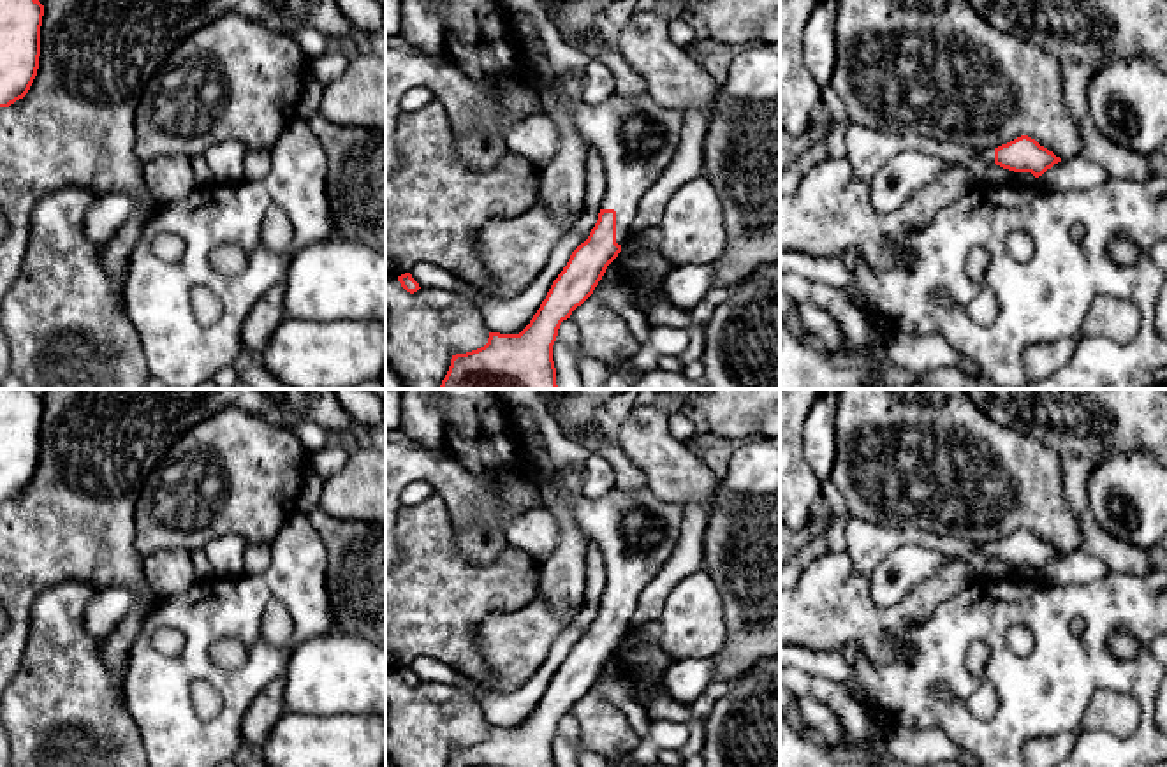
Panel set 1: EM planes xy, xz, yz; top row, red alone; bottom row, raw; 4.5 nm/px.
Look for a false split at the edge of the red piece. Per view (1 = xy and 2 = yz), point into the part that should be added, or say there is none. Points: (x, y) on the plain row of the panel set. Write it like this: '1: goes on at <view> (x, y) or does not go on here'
1: does not go on here
2: goes on at yz (988, 549)

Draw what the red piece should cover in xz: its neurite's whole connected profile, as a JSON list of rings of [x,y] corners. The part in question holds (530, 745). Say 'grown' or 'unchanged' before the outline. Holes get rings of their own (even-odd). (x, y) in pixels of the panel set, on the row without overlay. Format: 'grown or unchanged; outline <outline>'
grown; outline [[[614,486],[598,500],[581,494],[572,500],[572,508],[579,528],[598,544],[604,556],[607,579],[598,614],[588,633],[572,646],[530,718],[519,728],[489,727],[484,741],[452,749],[447,767],[556,767],[553,739],[561,716],[593,688],[607,660],[621,646],[637,610],[639,595],[671,558],[685,515],[683,507],[657,498],[648,487],[621,491]]]

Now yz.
grown; outline [[[1021,530],[998,542],[977,545],[986,559],[996,558],[1014,566],[1031,566],[1035,572],[1042,570],[1054,558],[1061,556],[1060,551],[1028,530]]]

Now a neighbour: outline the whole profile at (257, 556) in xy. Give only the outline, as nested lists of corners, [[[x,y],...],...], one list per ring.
[[[261,542],[261,544],[248,544],[245,551],[245,573],[246,575],[259,575],[262,573],[273,558],[271,544]]]

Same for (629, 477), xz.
[[[597,424],[574,440],[590,454],[602,456],[613,466],[618,489],[637,491],[648,487],[646,475],[628,459],[618,438],[604,435]]]

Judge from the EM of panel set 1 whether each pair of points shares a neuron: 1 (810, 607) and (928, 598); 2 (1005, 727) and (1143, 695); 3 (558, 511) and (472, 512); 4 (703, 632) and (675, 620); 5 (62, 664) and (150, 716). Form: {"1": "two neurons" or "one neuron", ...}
{"1": "one neuron", "2": "one neuron", "3": "two neurons", "4": "one neuron", "5": "two neurons"}

